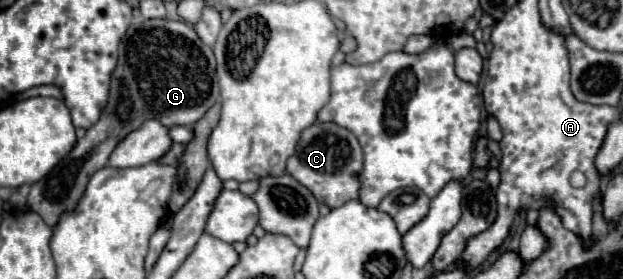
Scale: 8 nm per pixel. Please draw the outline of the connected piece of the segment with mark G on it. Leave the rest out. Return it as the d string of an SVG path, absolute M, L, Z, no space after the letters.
M146 20L128 28L120 42L120 58L112 76L106 114L88 128L86 136L76 142L74 150L46 178L32 184L28 192L28 208L44 218L48 226L56 226L60 216L72 212L88 184L88 178L108 164L116 144L140 128L144 118L156 118L164 126L194 126L218 98L216 60L212 48L206 46L196 30L186 22Z

